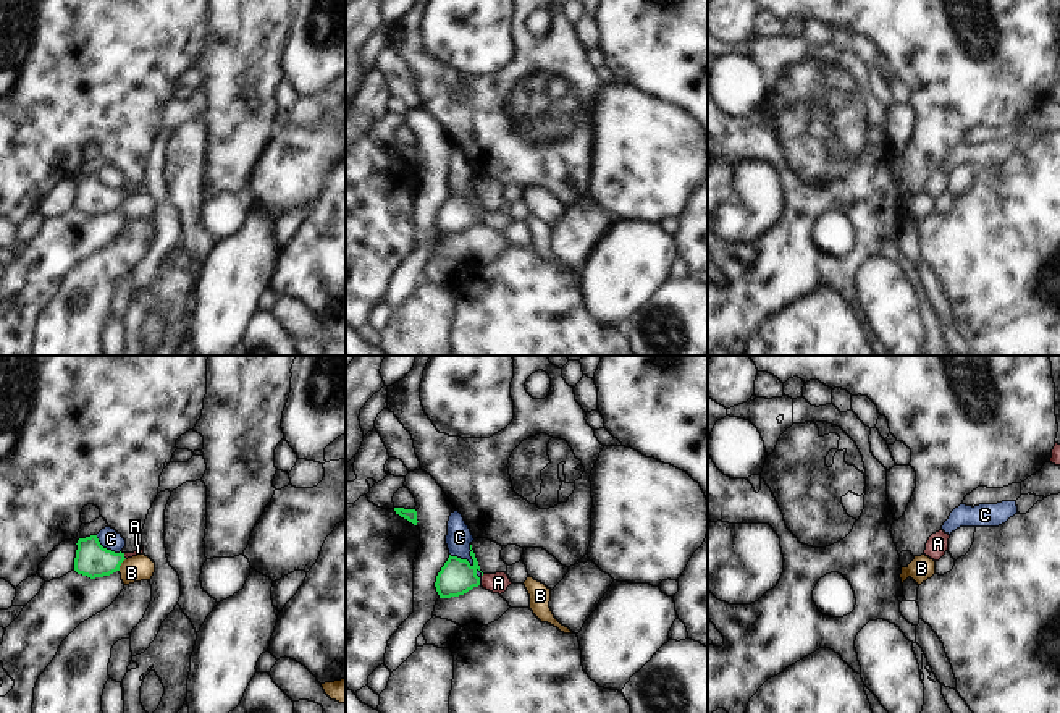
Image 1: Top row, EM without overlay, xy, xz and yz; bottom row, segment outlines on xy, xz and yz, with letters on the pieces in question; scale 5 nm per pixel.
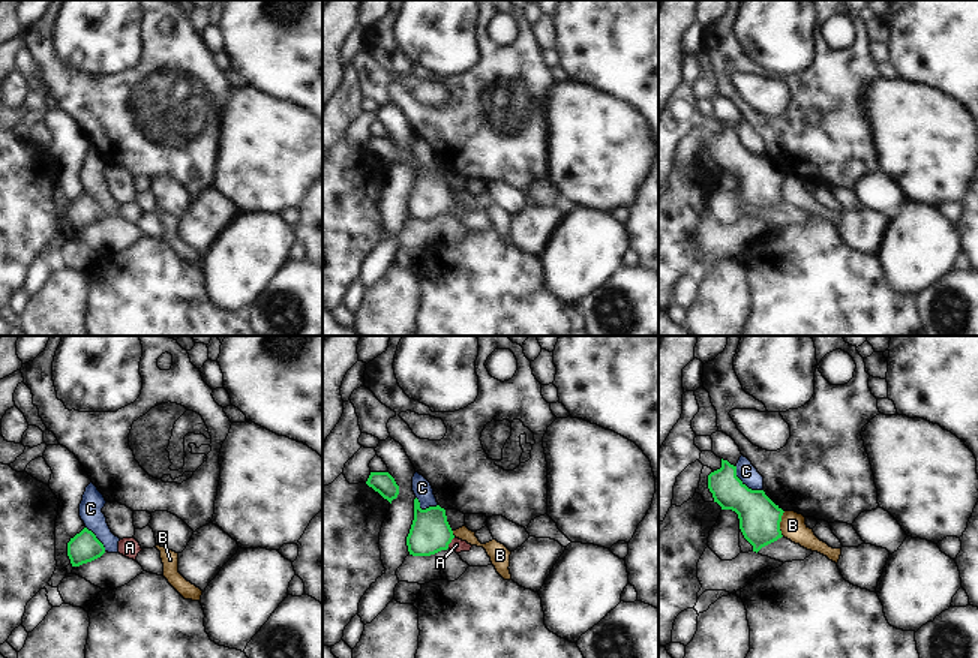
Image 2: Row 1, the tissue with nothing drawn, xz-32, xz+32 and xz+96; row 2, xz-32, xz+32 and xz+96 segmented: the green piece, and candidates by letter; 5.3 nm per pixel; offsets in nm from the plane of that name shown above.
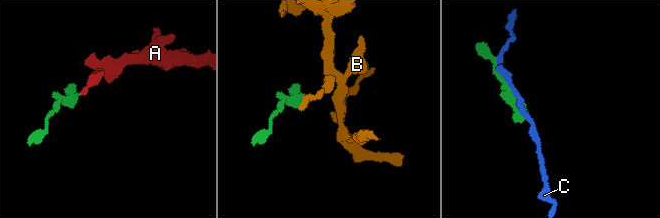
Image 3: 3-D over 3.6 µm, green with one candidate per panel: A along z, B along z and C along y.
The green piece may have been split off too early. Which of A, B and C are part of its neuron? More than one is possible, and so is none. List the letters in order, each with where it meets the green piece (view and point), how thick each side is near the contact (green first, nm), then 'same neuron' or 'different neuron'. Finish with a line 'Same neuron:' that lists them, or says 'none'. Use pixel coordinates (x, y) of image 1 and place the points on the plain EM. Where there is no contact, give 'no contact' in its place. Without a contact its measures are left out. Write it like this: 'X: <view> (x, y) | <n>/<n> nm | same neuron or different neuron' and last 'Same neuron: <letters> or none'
A: xy (123, 194) | 170/30 nm | same neuron
B: xy (120, 202) | 170/130 nm | different neuron
C: xz (462, 198) | 180/130 nm | different neuron
Same neuron: A

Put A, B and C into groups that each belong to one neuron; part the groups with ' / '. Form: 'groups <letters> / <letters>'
groups A / B / C

